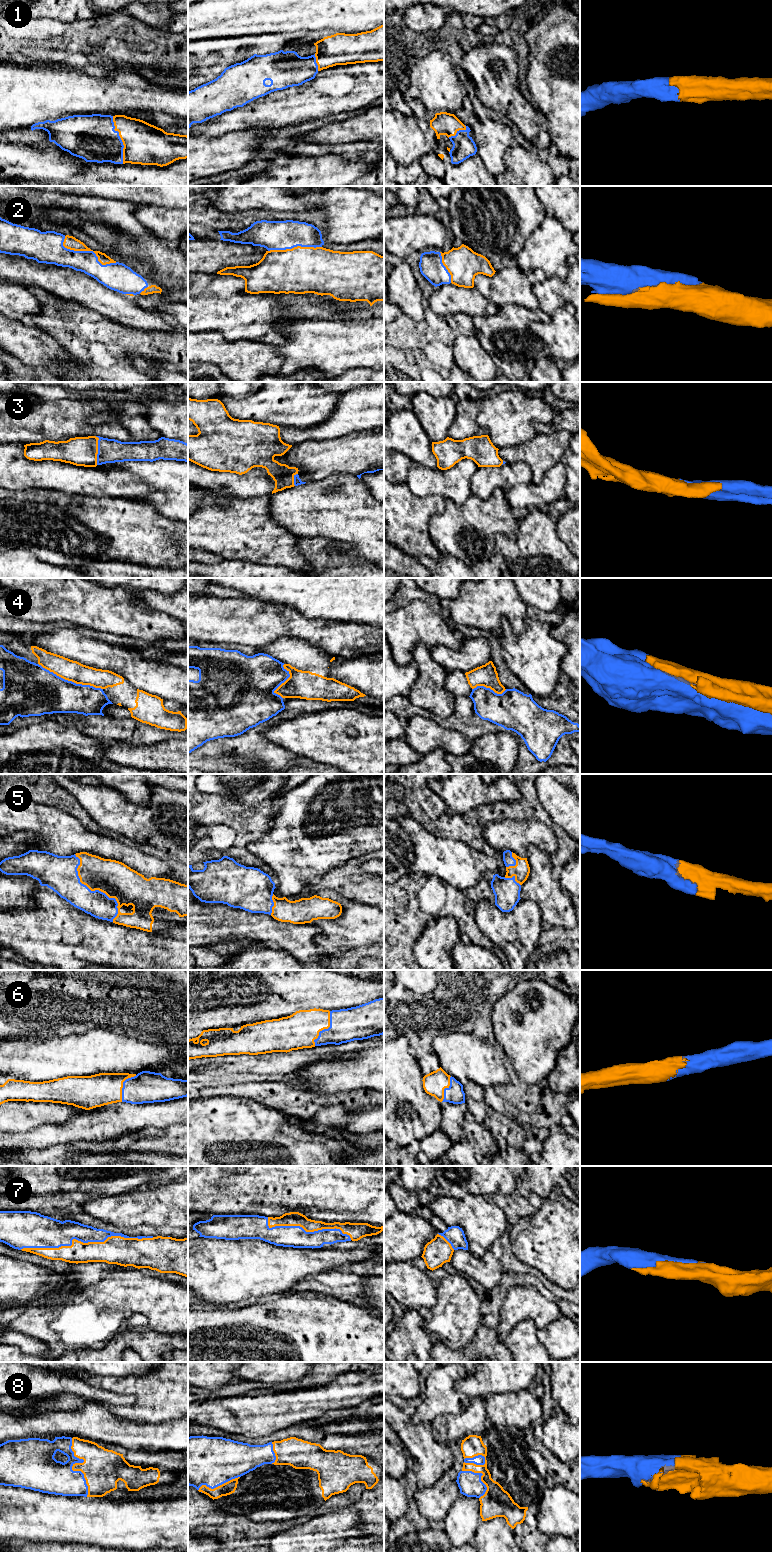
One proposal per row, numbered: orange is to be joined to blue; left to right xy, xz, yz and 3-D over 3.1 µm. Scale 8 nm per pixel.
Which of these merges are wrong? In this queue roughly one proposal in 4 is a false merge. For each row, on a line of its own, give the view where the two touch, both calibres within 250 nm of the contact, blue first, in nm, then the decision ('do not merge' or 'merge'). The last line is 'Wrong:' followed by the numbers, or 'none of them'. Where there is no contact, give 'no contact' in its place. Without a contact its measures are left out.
1: contact in xy; calibres 360 and 320 nm; merge
2: contact in xy; calibres 180 and 110 nm; merge
3: contact in xy; calibres 190 and 240 nm; merge
4: contact in xy; calibres 360 and 170 nm; do not merge
5: contact in xy; calibres 220 and 280 nm; merge
6: contact in xz; calibres 260 and 280 nm; merge
7: contact in xy; calibres 220 and 220 nm; merge
8: contact in xy; calibres 300 and 320 nm; merge
Wrong: 4

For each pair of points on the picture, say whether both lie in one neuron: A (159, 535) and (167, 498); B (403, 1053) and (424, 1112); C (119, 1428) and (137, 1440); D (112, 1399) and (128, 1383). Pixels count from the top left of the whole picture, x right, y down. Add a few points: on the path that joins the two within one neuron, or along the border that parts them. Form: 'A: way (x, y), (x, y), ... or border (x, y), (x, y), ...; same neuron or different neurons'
A: border (142, 504), (148, 504), (168, 518), (177, 521); different neurons
B: way (403, 1068), (403, 1091), (409, 1097); same neuron
C: way (123, 1432), (133, 1436); same neuron
D: border (95, 1385), (114, 1392), (131, 1395), (136, 1400); different neurons

